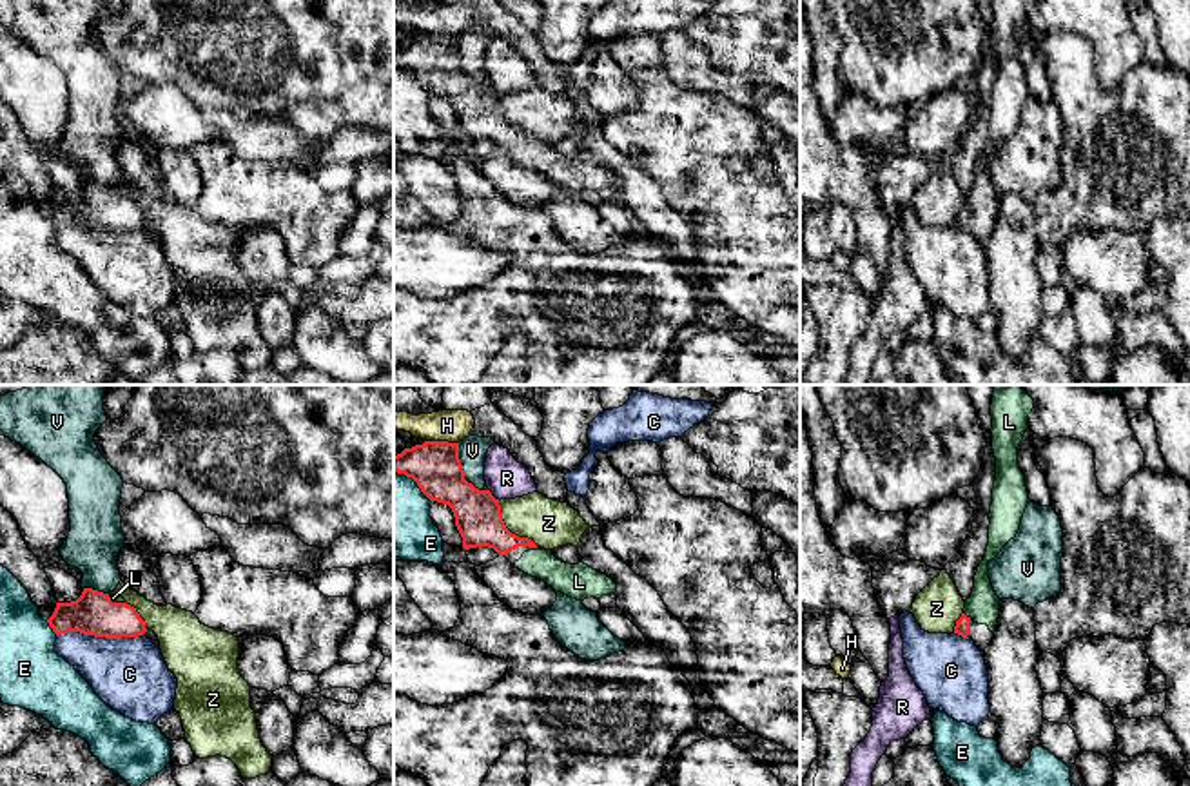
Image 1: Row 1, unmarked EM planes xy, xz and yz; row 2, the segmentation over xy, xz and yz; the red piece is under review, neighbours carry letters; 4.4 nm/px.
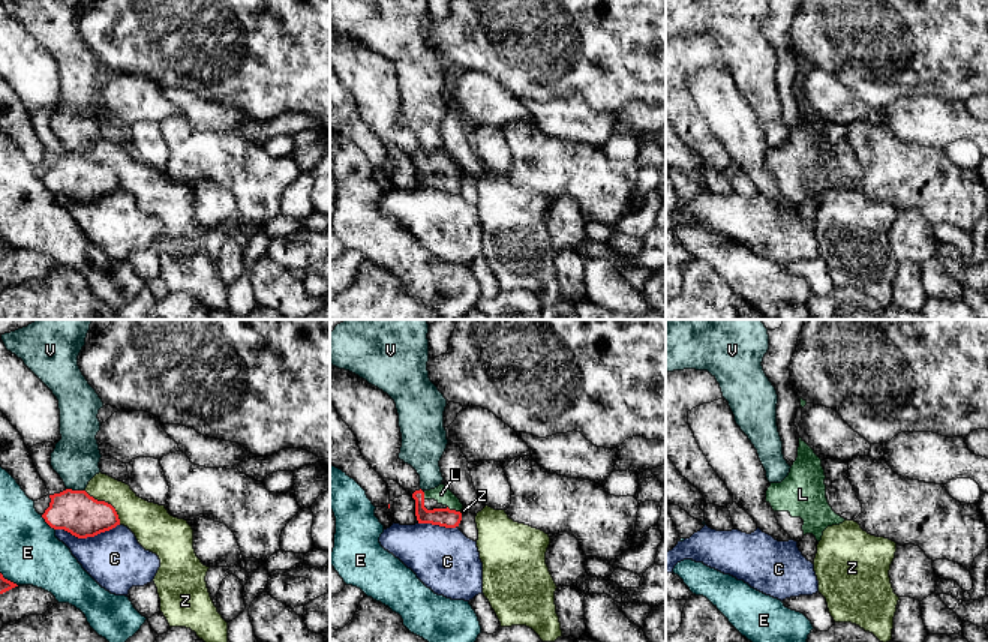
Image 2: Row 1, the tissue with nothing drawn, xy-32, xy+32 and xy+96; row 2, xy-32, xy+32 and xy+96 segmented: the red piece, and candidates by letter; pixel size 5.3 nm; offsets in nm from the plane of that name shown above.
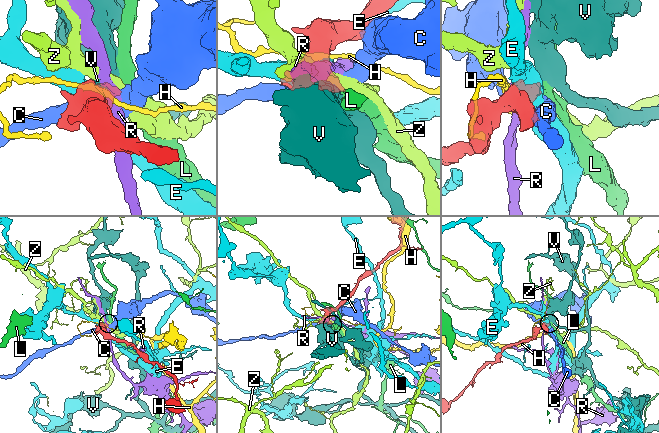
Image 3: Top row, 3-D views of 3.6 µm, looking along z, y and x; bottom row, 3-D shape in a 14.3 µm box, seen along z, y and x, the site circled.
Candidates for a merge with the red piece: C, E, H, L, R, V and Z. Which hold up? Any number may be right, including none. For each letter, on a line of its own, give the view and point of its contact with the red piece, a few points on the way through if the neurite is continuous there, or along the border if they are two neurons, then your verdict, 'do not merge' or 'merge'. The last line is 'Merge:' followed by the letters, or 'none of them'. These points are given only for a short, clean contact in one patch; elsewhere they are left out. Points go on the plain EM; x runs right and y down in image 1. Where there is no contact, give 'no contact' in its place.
C: contact xy (100, 229); do not merge
E: contact xy (51, 220); do not merge
H: contact xz (443, 35); border xz (427, 33), (458, 37); do not merge
L: contact yz (965, 209); way yz (962, 220), (965, 209), (984, 198); merge
R: contact xz (492, 89); border xz (488, 82), (499, 93); do not merge
V: contact xz (463, 66); do not merge
Z: contact xz (508, 124); border xz (497, 95), (503, 117), (512, 126), (526, 129), (537, 138); do not merge
Merge: L

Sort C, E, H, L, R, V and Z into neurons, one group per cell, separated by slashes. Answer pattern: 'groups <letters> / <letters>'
groups C / E / H / L / R / V / Z

